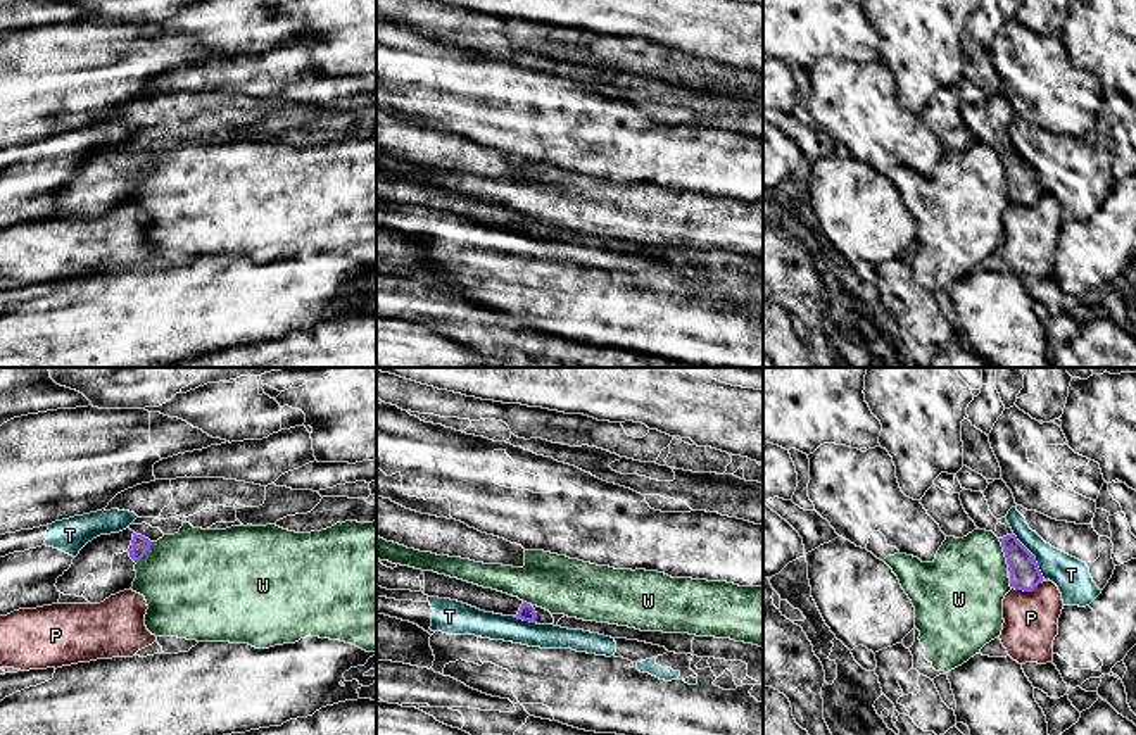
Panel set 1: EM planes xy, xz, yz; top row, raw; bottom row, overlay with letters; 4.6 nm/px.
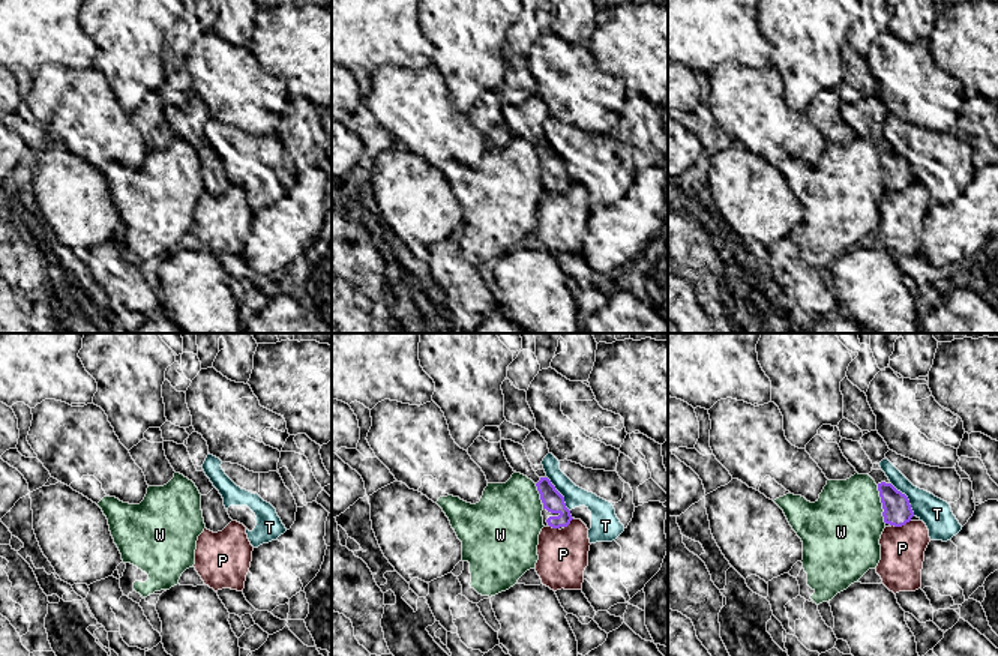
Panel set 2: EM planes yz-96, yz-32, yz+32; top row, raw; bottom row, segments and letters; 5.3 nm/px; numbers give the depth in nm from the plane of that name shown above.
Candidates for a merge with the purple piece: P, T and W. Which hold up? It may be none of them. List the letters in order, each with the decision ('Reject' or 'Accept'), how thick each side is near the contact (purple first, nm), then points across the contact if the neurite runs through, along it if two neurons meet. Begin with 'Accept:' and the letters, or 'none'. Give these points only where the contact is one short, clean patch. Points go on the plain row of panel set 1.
Accept: none
P: Reject. Thickness 140 nm (purple) against 260 nm. Boundary: yz (1040, 195), (1031, 204), (1014, 202)
T: Reject. Thickness 140 nm (purple) against 160 nm
W: Reject. Thickness 140 nm (purple) against 380 nm

